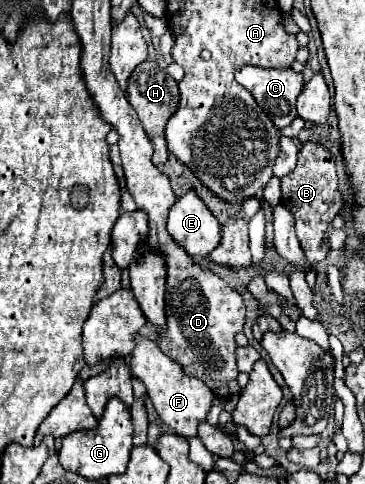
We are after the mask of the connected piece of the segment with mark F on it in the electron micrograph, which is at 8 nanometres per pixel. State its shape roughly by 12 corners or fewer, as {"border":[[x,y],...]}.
{"border":[[136,336],[132,372],[160,420],[194,438],[214,394]]}

